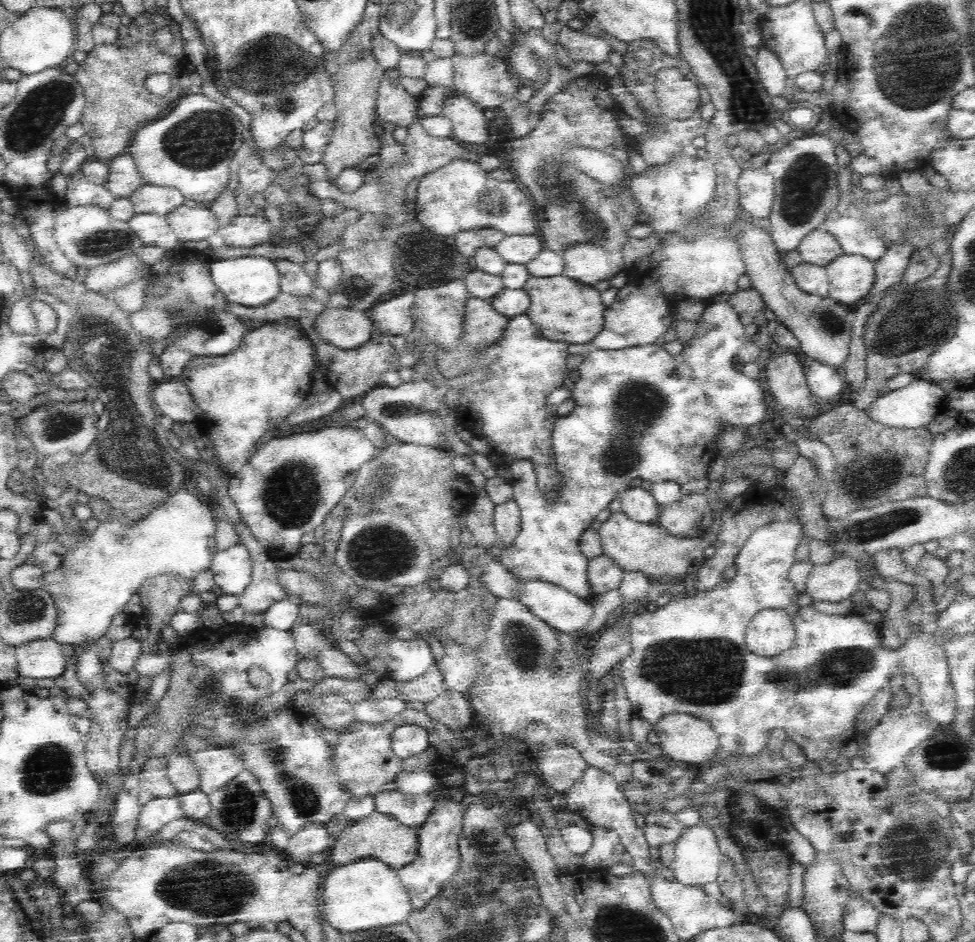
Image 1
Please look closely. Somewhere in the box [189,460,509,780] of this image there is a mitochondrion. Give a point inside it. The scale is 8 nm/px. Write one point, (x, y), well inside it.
(373, 554)

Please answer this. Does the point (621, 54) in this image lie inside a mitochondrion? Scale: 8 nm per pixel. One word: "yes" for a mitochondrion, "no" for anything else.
no

